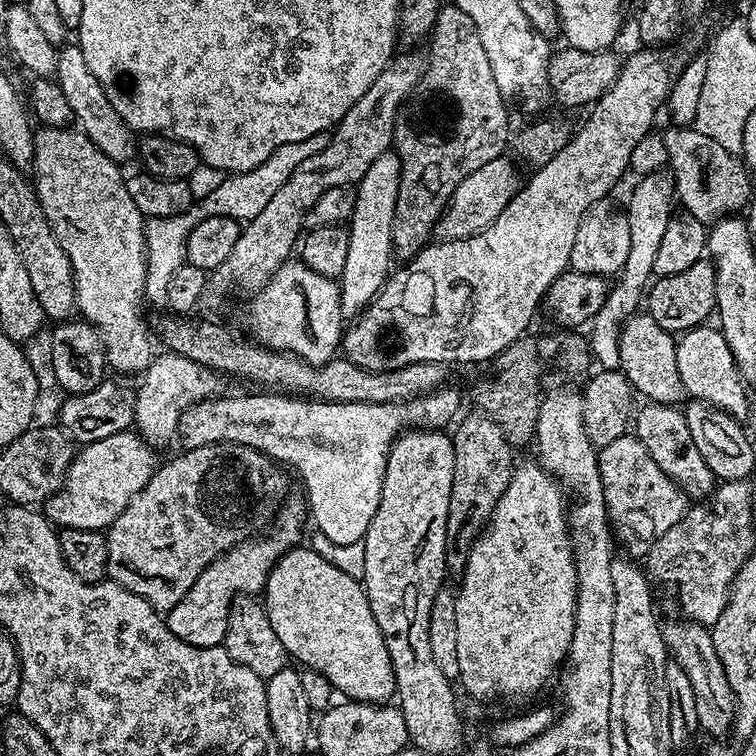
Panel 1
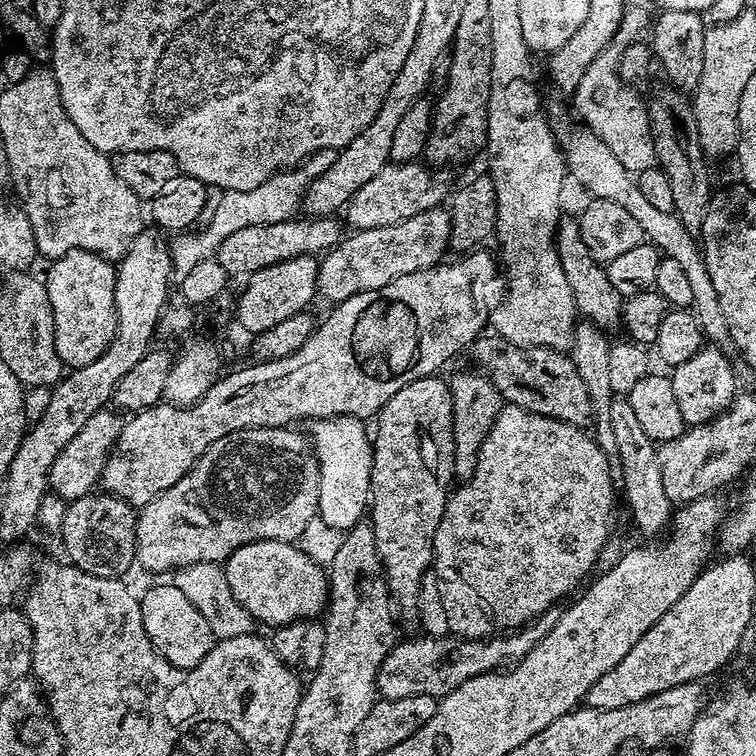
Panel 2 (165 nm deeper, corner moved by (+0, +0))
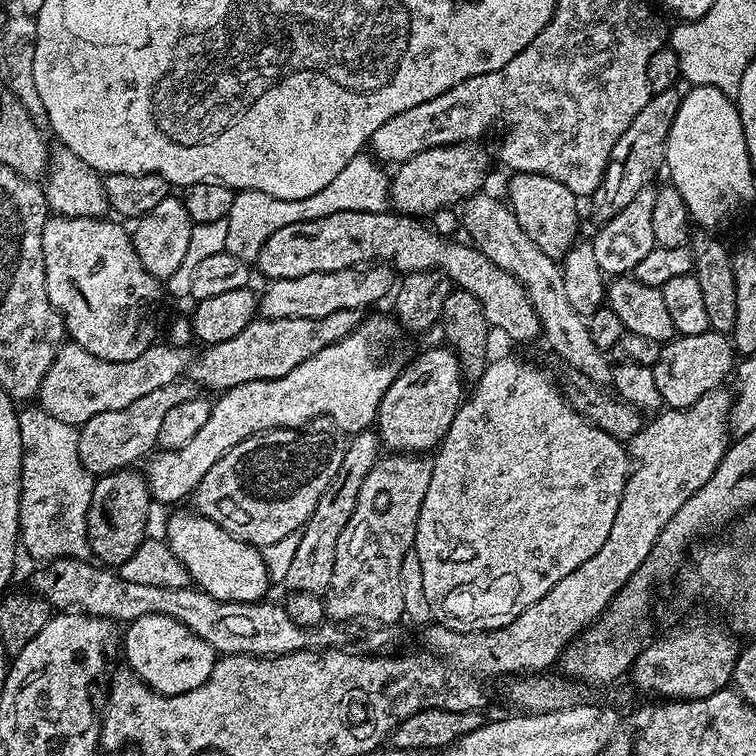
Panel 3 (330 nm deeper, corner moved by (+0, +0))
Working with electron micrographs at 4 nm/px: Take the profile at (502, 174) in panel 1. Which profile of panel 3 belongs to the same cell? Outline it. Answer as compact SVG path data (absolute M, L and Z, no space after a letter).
M361 266L358 268L347 268L346 270L338 270L337 272L323 272L322 274L306 274L302 278L286 278L285 280L274 280L271 281L267 286L268 289L265 290L264 296L259 297L258 300L258 312L263 319L273 320L274 318L326 318L326 314L334 314L338 310L365 310L371 304L376 304L384 295L391 293L394 288L394 280L392 284L392 276L394 277L394 272L391 267L388 266Z

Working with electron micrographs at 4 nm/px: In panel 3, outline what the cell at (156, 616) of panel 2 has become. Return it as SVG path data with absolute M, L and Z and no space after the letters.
M146 614L142 618L131 621L125 628L128 628L124 632L124 656L128 659L127 667L139 680L144 681L158 694L163 696L186 694L190 690L202 686L206 682L206 678L210 678L210 670L214 670L218 653L209 644L202 642L202 638L198 638L198 634L194 634L186 626L182 626L182 622L162 614Z

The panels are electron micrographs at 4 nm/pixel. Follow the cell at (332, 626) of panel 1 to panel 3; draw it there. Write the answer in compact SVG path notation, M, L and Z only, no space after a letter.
M195 511L192 512L174 513L168 520L168 536L166 535L168 549L174 554L174 558L178 558L178 562L182 562L182 566L186 566L189 581L200 591L209 592L211 596L219 600L229 600L230 602L264 600L267 597L270 581L263 551L244 540L239 540L236 536L231 536L229 532L222 530L208 517L201 516Z

